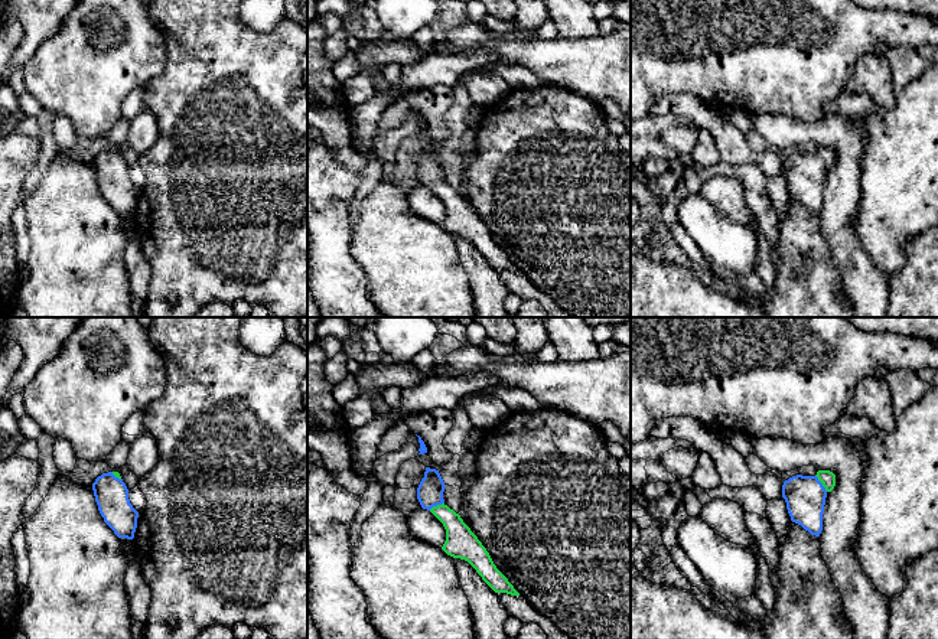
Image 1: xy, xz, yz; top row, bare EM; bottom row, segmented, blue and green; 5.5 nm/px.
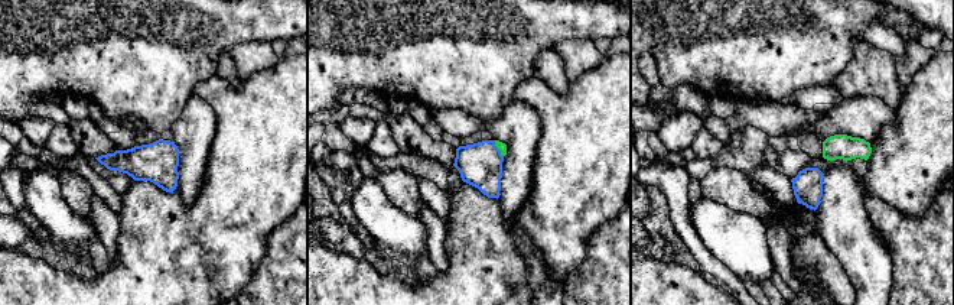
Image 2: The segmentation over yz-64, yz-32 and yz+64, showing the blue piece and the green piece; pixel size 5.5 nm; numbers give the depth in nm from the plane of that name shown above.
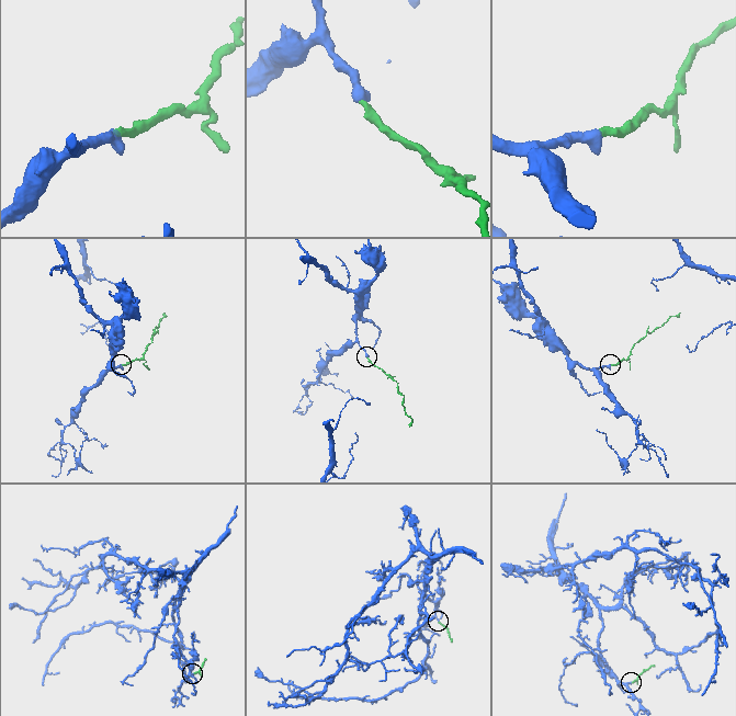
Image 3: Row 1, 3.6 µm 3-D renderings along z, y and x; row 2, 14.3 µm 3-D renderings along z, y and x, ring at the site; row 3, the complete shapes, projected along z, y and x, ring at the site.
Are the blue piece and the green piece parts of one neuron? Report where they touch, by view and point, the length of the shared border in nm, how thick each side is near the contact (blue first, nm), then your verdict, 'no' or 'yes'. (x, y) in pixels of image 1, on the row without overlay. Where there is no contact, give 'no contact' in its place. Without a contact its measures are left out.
yz (821, 160) | 120 nm | 220/90 nm | yes

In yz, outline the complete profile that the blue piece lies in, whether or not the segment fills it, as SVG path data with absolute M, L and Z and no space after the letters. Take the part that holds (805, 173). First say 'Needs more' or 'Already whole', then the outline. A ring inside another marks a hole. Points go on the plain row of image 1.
Needs more. M818 147L815 153L797 151L782 162L782 175L791 198L811 212L820 213L827 170L836 163L836 151Z

